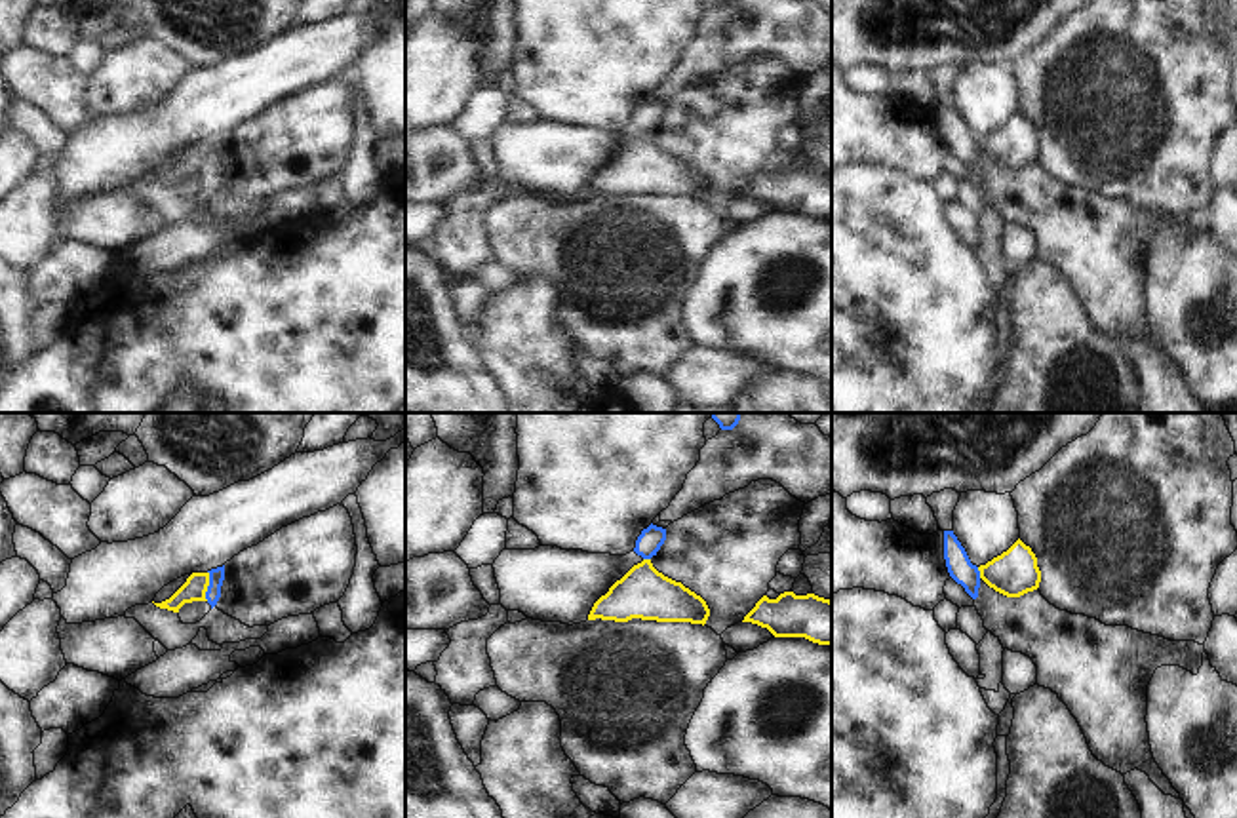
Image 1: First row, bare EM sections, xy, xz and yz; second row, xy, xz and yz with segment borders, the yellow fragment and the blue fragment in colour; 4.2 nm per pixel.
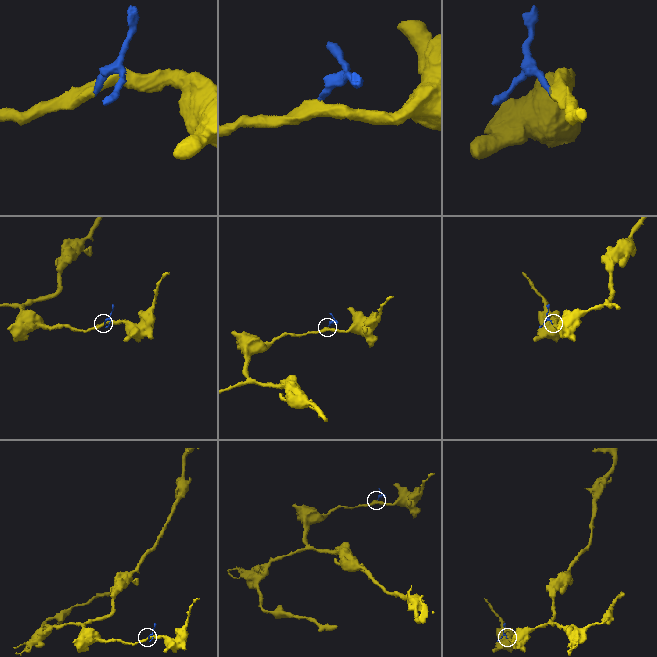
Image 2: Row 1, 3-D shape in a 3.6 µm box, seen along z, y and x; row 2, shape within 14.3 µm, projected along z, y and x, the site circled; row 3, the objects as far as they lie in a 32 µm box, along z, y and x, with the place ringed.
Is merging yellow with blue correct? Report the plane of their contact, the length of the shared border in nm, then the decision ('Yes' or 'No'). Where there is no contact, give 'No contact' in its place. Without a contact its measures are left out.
Touches yellow in xy. Shared border 130 nm. No

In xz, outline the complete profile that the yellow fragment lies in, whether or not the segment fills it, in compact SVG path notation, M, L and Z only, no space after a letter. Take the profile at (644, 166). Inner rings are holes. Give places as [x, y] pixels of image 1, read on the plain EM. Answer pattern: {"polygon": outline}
{"polygon": "M643 133L594 177L588 194L628 196L641 192L704 200L708 190L710 183L700 169L658 146L651 133Z"}

